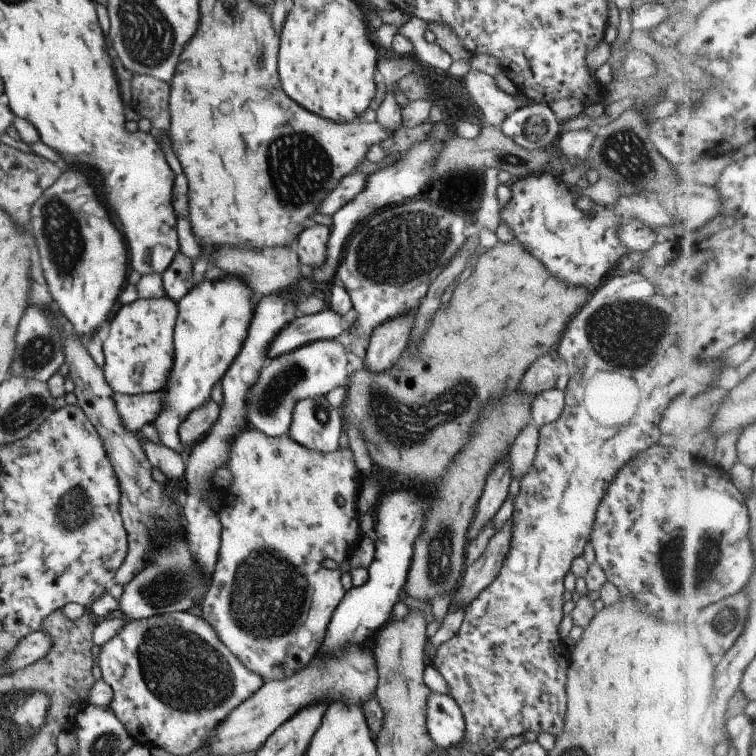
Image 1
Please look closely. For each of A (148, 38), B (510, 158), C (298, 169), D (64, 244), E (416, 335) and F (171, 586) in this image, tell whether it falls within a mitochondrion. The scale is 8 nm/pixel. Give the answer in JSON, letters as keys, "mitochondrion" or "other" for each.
{"A":"mitochondrion","B":"mitochondrion","C":"mitochondrion","D":"mitochondrion","E":"other","F":"mitochondrion"}

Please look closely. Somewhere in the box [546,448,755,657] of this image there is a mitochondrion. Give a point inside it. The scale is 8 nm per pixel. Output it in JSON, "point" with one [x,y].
{"point":[684,564]}

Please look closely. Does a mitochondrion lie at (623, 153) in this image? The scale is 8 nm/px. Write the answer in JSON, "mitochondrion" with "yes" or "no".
{"mitochondrion":"yes"}

